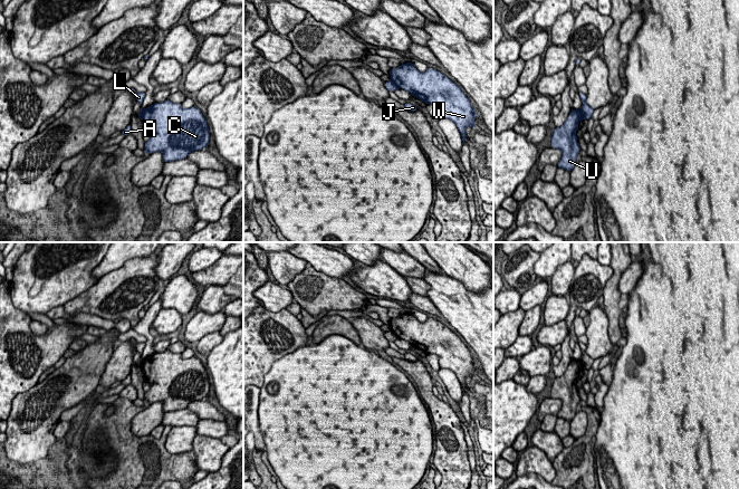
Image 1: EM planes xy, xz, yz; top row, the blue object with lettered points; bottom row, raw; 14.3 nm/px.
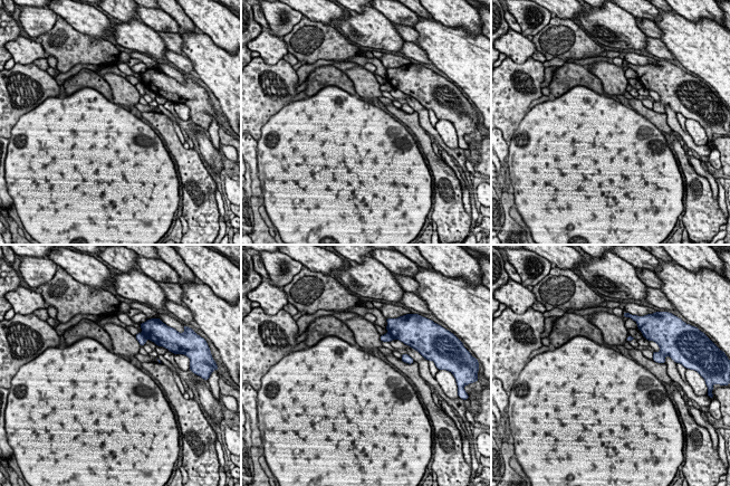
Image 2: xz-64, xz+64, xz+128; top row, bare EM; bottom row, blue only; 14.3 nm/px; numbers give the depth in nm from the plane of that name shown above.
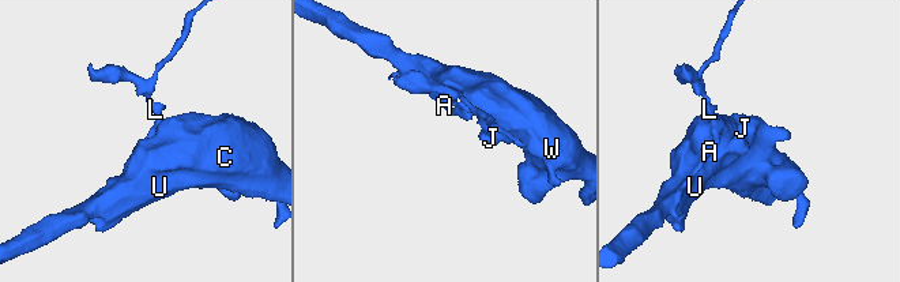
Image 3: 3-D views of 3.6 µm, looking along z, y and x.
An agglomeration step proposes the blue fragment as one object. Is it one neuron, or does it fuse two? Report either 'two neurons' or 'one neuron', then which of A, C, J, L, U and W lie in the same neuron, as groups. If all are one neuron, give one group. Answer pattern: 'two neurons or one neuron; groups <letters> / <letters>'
two neurons; groups A L / C J U W

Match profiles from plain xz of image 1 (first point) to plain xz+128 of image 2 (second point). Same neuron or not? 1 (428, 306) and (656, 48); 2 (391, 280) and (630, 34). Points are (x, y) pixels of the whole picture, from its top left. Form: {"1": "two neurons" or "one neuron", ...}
{"1": "one neuron", "2": "one neuron"}

